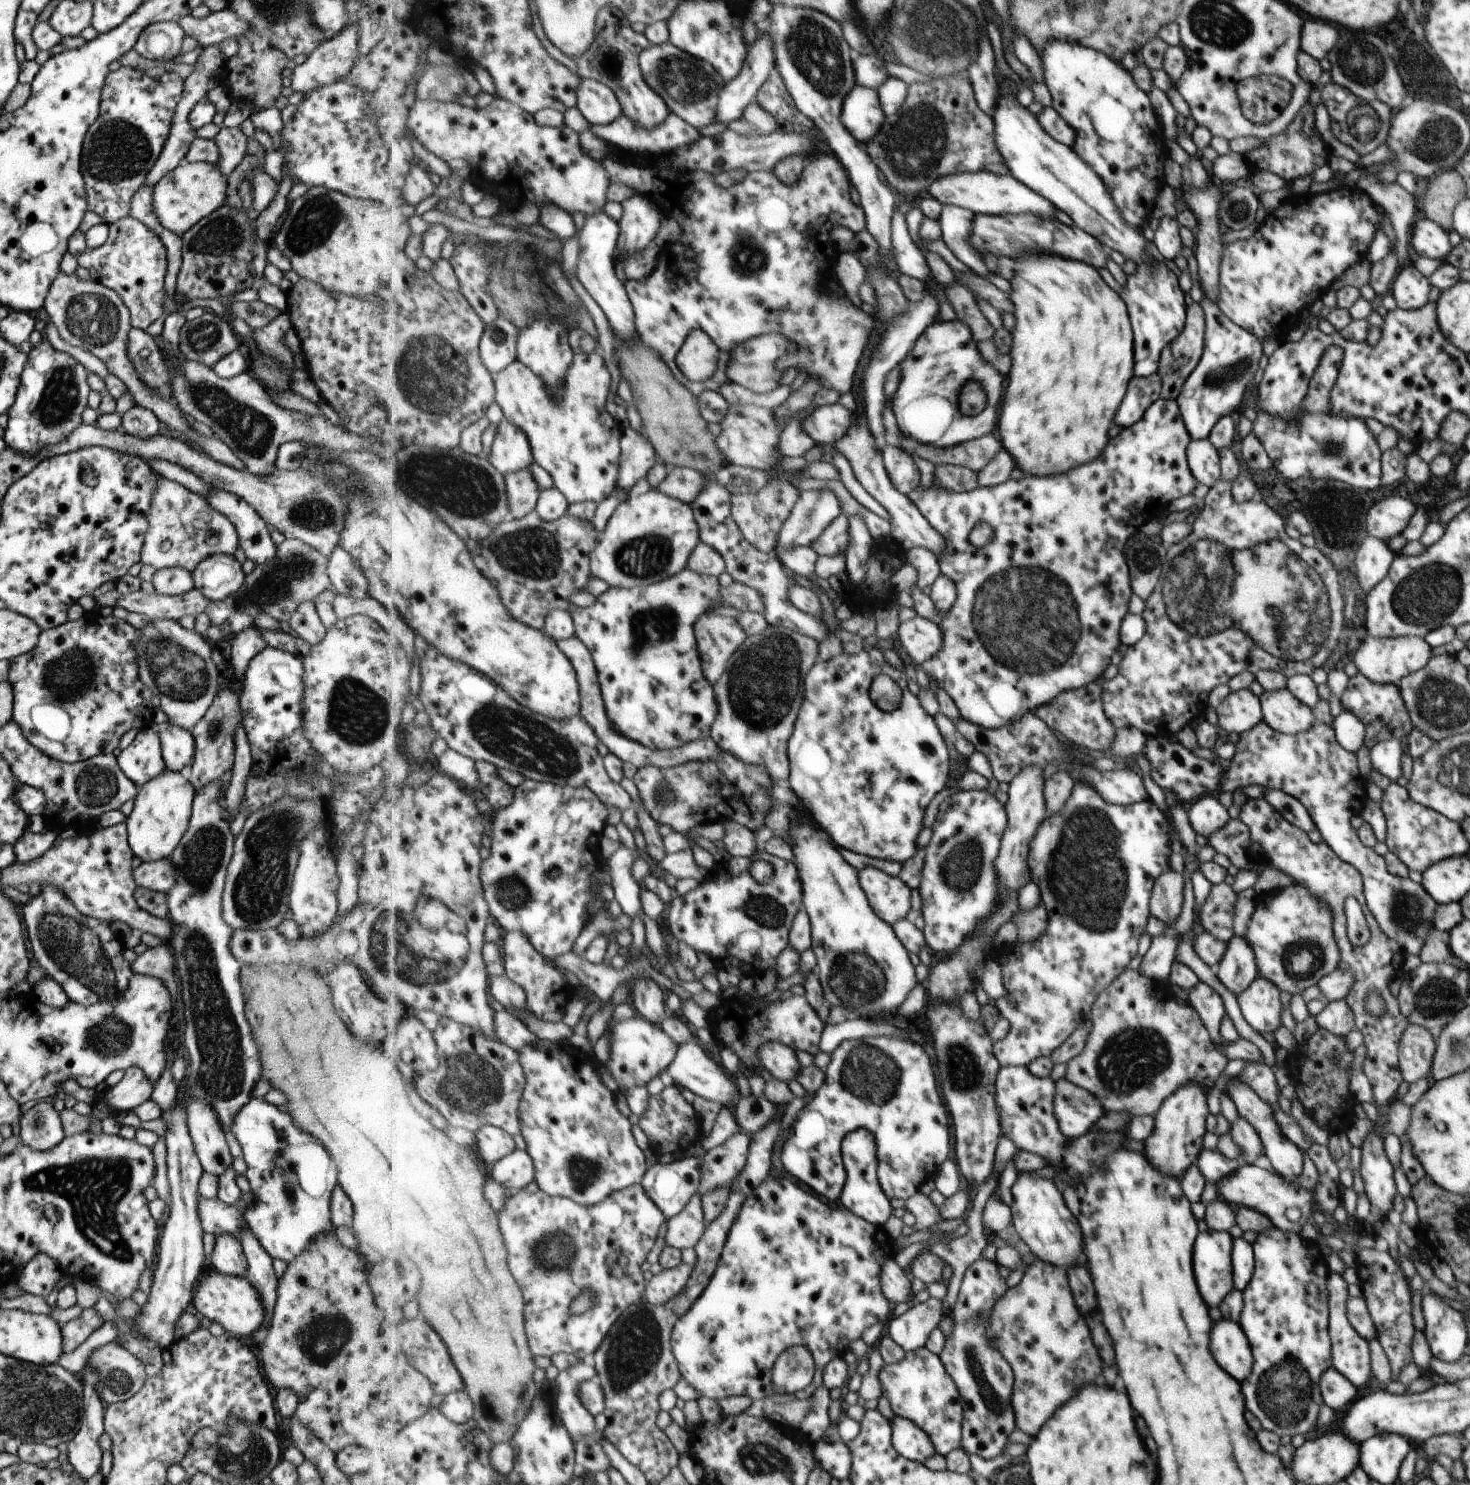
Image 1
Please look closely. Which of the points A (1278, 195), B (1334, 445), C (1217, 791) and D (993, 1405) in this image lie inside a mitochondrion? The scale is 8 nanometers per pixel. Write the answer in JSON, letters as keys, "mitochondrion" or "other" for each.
{"A":"other","B":"mitochondrion","C":"other","D":"mitochondrion"}

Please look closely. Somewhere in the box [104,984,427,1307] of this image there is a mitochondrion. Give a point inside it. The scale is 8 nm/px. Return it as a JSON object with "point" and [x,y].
{"point":[292,1202]}

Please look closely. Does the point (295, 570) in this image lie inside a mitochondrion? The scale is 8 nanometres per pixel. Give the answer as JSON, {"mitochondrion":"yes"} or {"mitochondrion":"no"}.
{"mitochondrion":"yes"}

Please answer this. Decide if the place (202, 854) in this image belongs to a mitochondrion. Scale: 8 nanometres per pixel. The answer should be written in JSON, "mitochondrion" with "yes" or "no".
{"mitochondrion":"yes"}

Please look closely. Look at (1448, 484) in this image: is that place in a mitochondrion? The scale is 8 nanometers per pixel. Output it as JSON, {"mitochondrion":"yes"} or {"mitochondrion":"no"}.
{"mitochondrion":"no"}

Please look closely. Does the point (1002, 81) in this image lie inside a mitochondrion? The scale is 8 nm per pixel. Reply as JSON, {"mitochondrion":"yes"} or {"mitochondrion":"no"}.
{"mitochondrion":"no"}

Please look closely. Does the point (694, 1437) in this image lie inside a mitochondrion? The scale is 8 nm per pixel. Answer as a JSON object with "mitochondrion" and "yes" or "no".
{"mitochondrion":"no"}

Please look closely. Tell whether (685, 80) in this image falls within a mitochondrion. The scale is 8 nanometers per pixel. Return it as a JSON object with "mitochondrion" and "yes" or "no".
{"mitochondrion":"yes"}

